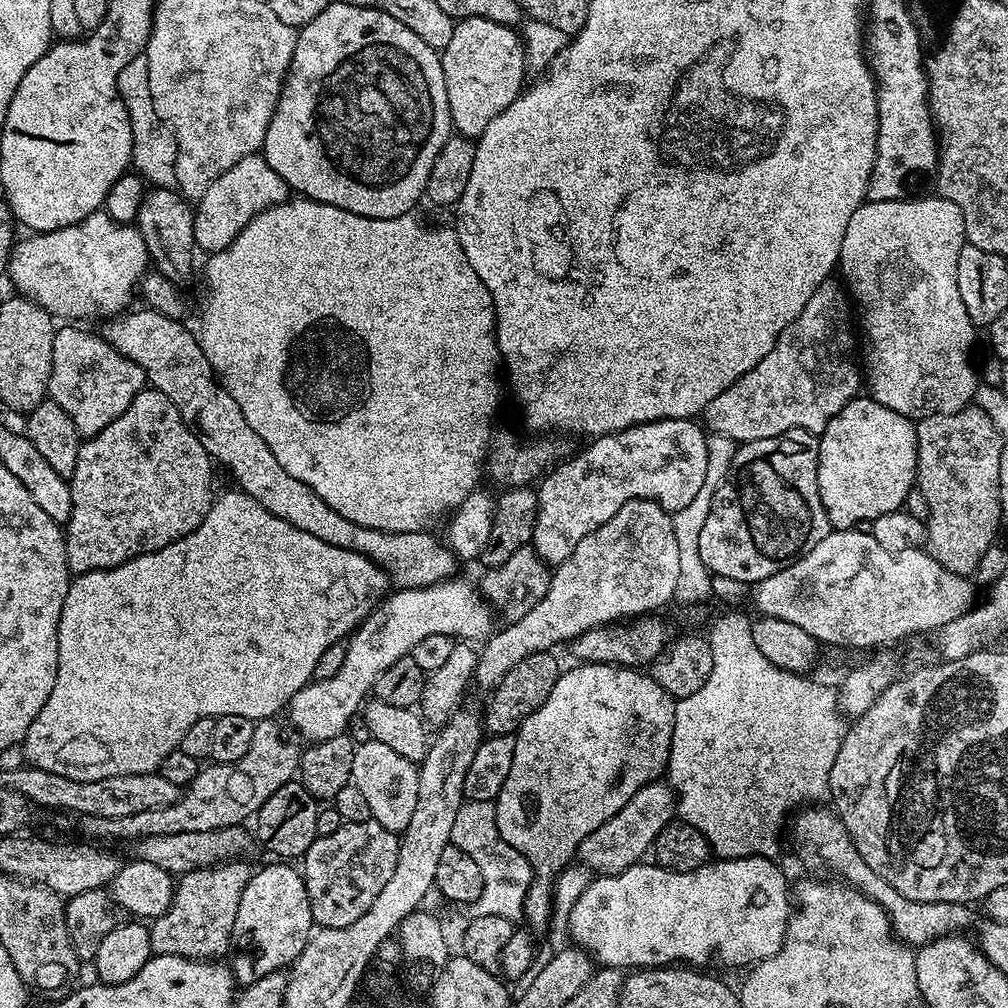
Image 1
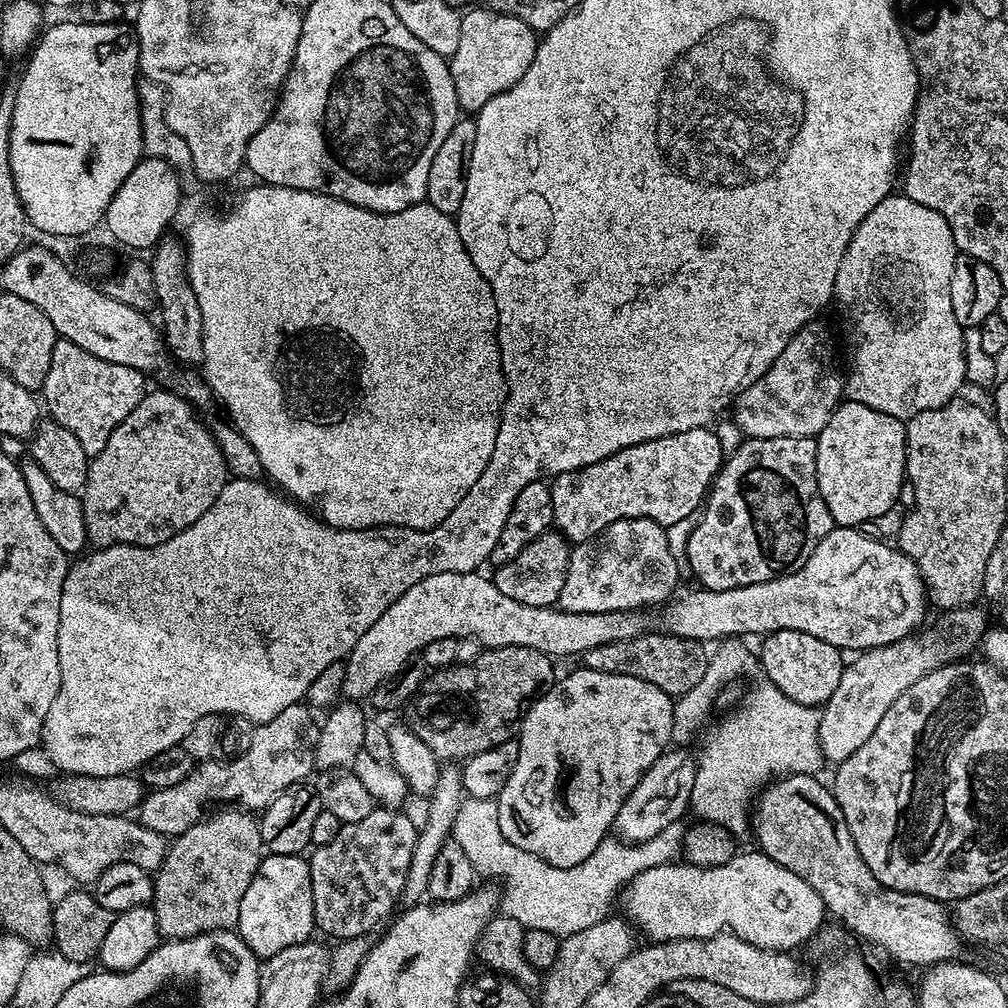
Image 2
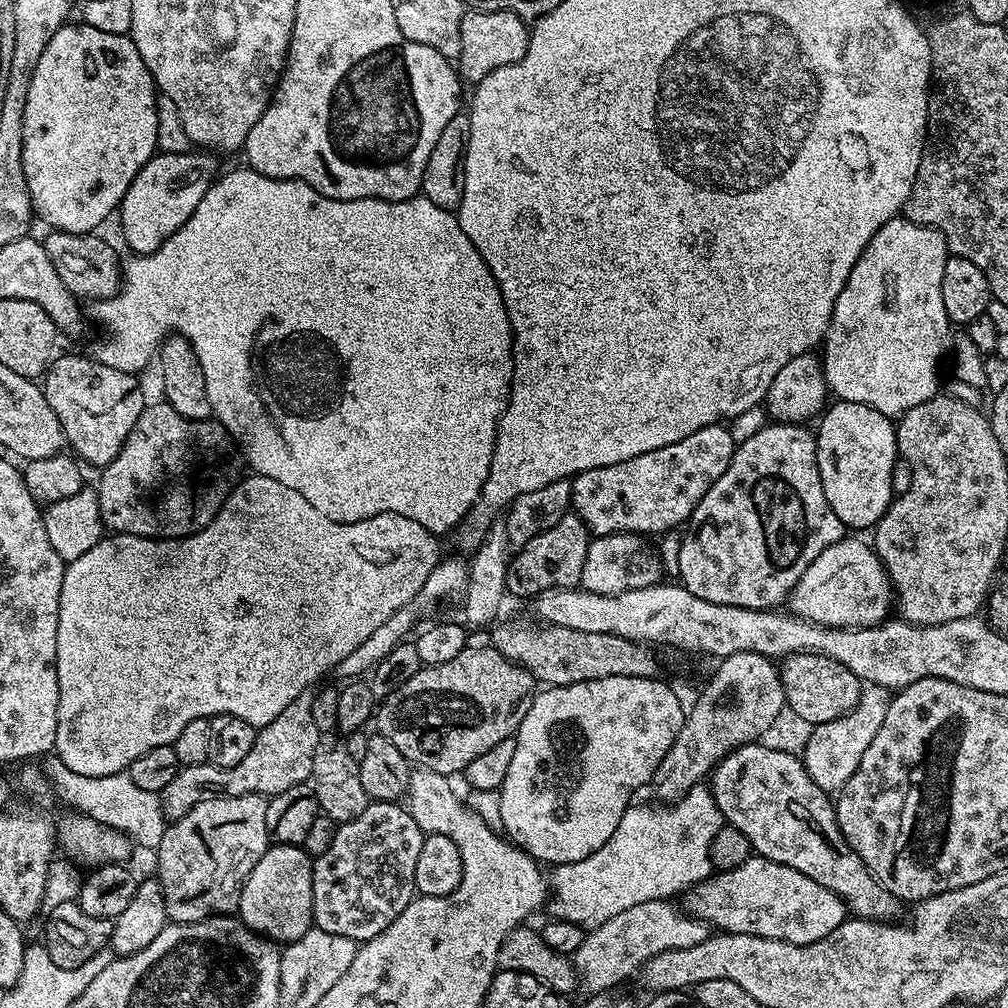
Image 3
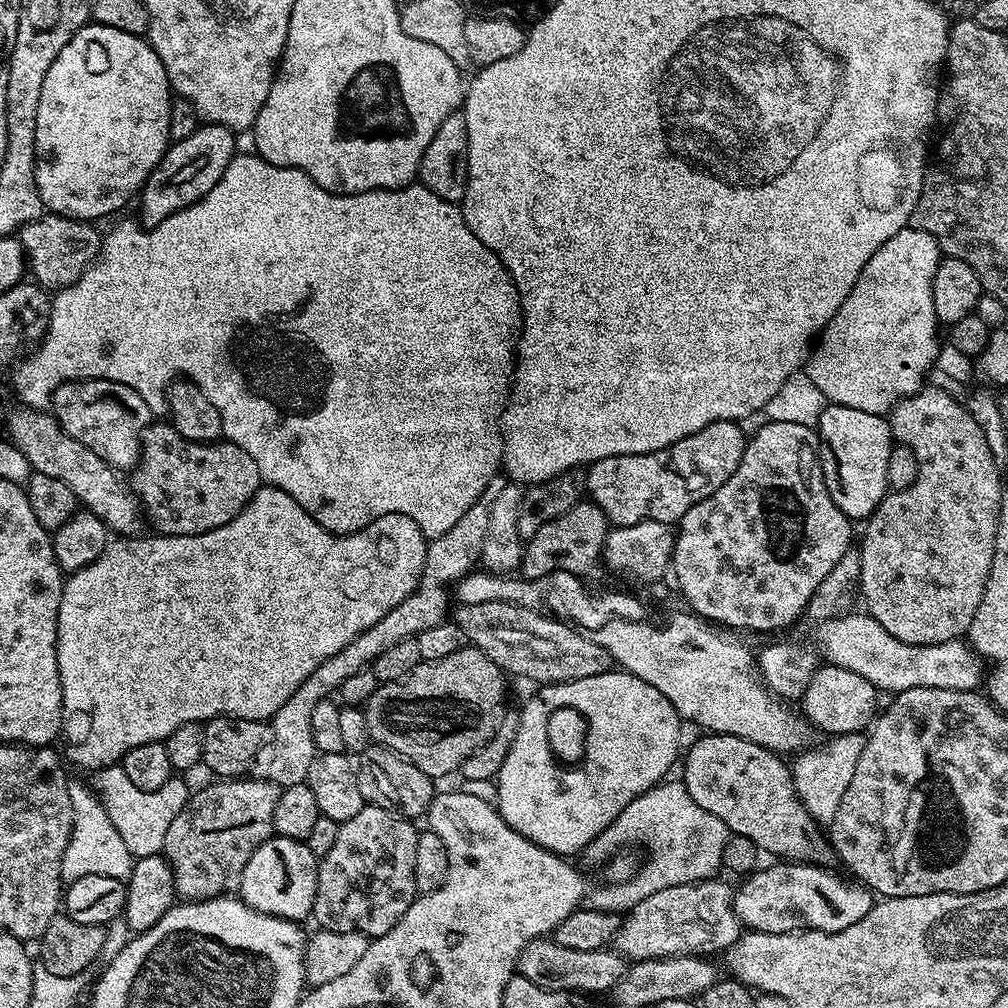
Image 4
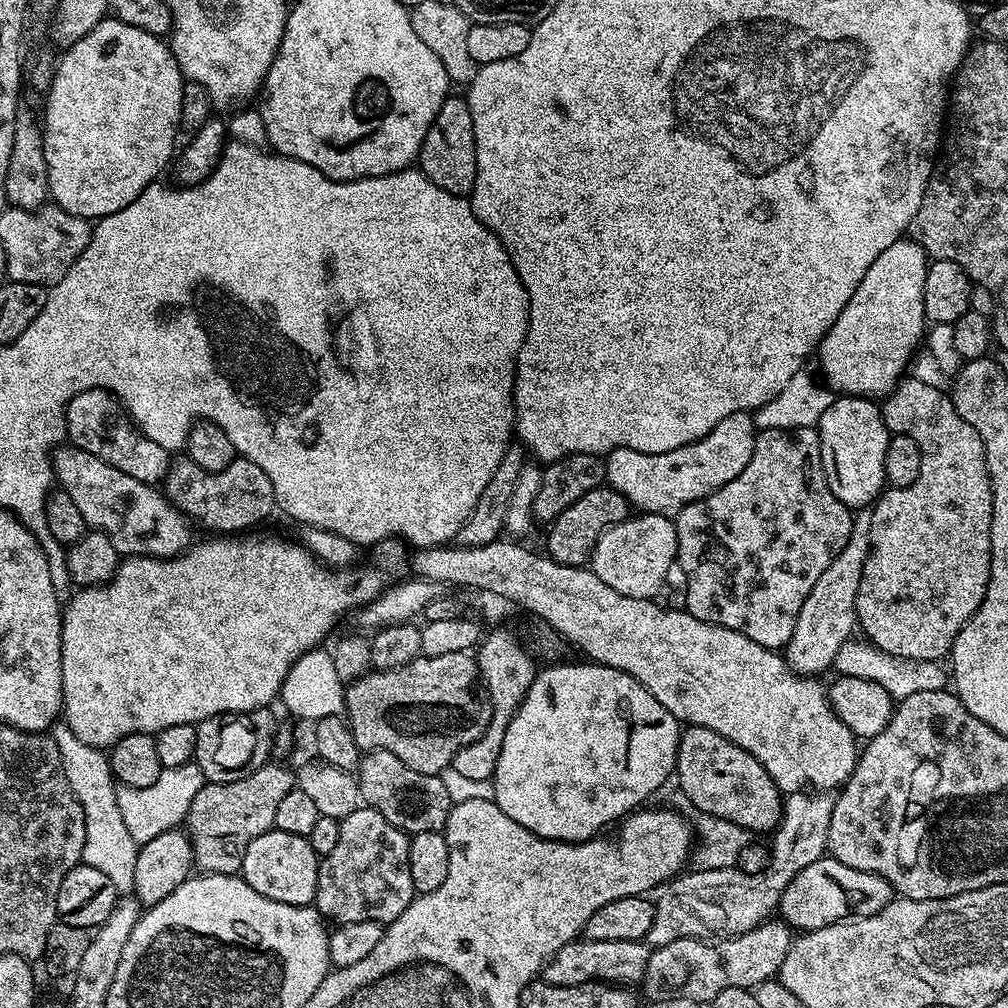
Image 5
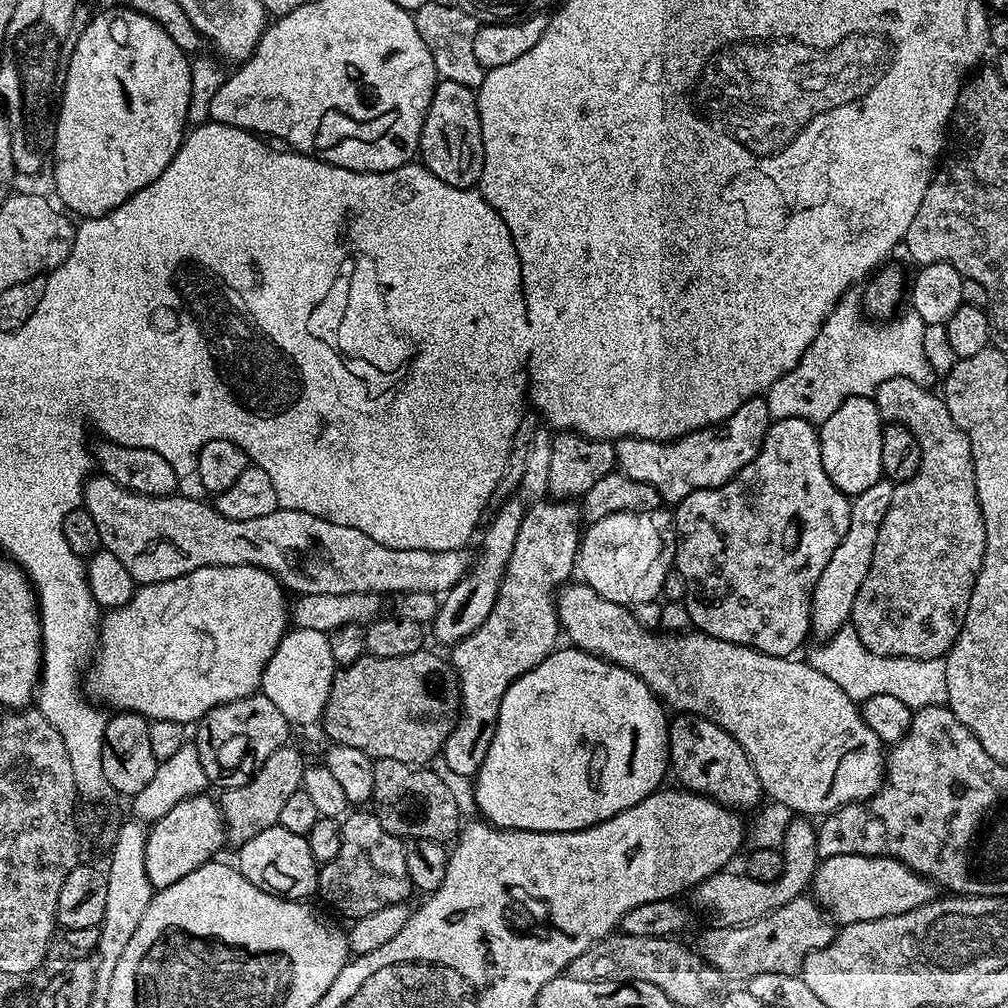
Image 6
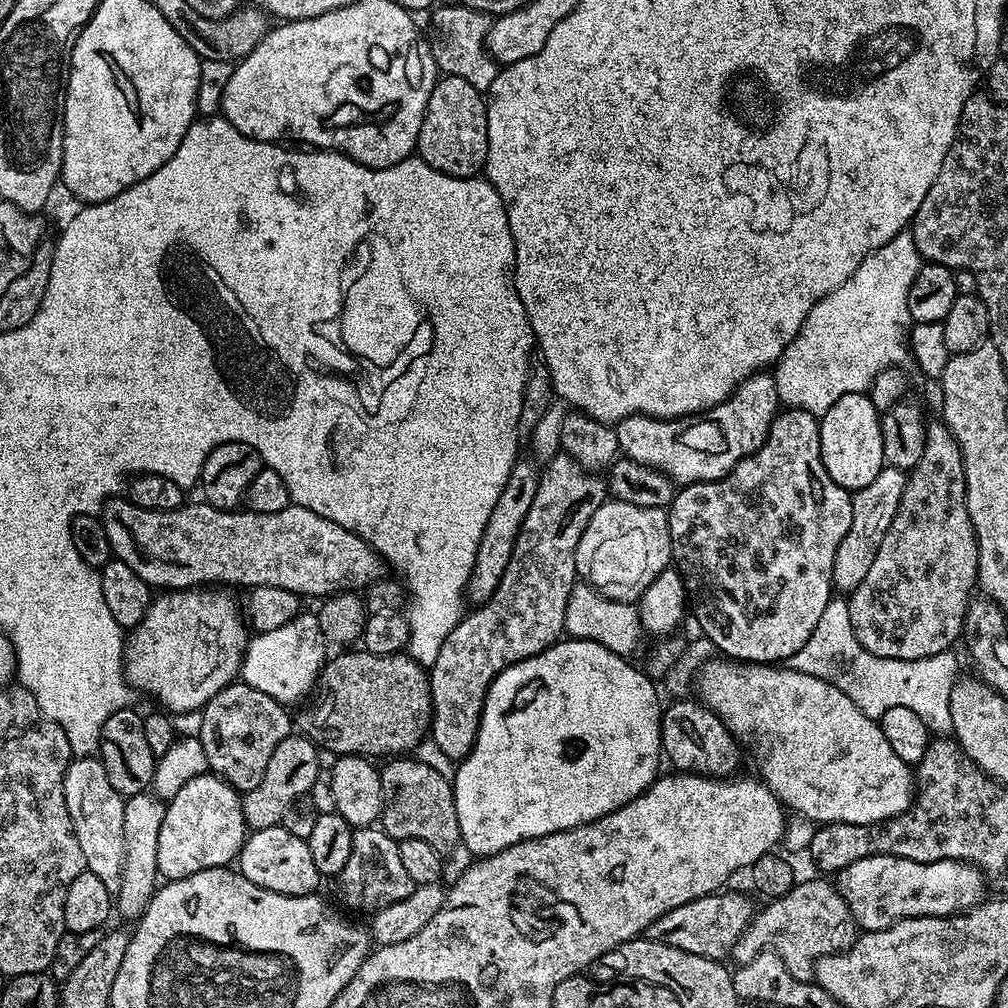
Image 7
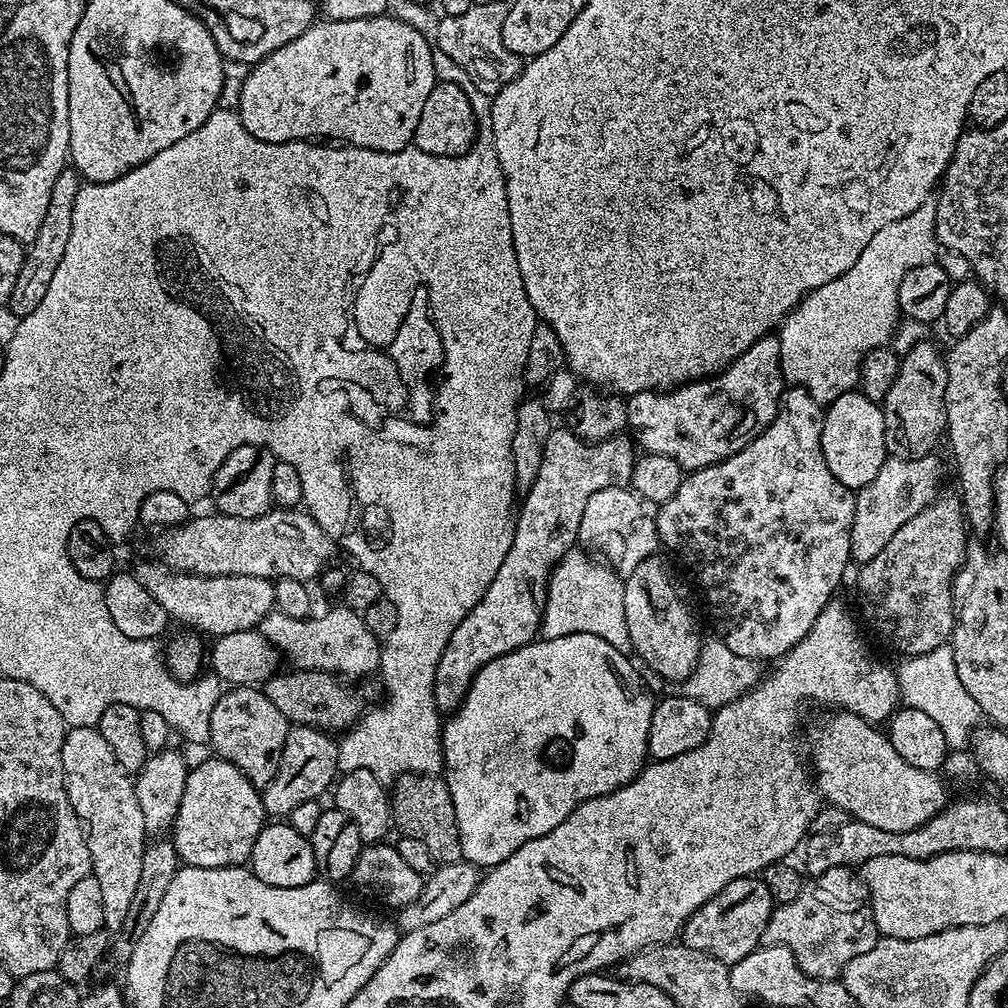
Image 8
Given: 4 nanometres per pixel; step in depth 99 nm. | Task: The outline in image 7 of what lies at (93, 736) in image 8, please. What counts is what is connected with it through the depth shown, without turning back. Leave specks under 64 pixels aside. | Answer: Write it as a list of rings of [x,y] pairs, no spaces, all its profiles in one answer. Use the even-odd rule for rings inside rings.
[[[95,755],[81,756],[69,763],[64,775],[64,797],[78,846],[82,846],[85,869],[98,874],[98,878],[102,878],[106,884],[106,890],[115,894],[120,885],[126,854],[126,842],[122,834],[125,797],[120,796],[114,786],[110,786],[106,766]]]

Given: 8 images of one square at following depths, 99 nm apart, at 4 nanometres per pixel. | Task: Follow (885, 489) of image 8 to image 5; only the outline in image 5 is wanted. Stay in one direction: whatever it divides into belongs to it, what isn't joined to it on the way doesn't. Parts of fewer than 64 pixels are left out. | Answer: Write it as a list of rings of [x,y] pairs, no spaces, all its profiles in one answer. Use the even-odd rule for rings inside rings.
[[[860,510],[855,513],[852,522],[852,533],[842,546],[840,553],[822,570],[822,578],[814,582],[814,590],[806,594],[806,602],[802,602],[802,610],[798,610],[798,618],[794,626],[794,634],[790,642],[785,644],[782,655],[785,661],[798,674],[813,678],[823,677],[823,672],[833,667],[839,648],[848,640],[853,639],[857,631],[856,599],[858,598],[858,582],[862,582],[862,570],[868,557],[870,542],[870,522],[872,513]]]

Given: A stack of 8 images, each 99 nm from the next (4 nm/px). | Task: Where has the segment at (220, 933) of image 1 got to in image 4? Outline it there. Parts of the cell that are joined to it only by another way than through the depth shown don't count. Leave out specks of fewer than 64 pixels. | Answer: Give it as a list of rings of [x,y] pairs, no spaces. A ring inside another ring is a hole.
[[[220,778],[212,783],[216,784],[208,784],[201,792],[193,791],[189,795],[186,806],[178,810],[178,818],[174,818],[170,830],[166,830],[162,855],[172,866],[176,895],[184,902],[212,900],[215,896],[235,893],[240,886],[242,870],[246,870],[246,862],[250,862],[254,850],[274,835],[274,806],[278,806],[282,791],[277,784],[255,778]]]

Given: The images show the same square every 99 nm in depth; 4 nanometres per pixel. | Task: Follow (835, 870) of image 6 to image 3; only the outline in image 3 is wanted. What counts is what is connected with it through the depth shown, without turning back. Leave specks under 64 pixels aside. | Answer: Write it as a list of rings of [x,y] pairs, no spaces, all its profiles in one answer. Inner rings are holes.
[[[752,854],[740,866],[725,872],[717,871],[700,881],[695,887],[683,893],[683,911],[688,915],[703,920],[705,924],[724,934],[750,934],[758,938],[781,940],[791,944],[809,944],[826,938],[846,918],[844,903],[826,886],[818,886],[814,878],[806,878],[806,874],[798,874],[798,870],[790,870],[790,866],[782,866],[764,856]]]

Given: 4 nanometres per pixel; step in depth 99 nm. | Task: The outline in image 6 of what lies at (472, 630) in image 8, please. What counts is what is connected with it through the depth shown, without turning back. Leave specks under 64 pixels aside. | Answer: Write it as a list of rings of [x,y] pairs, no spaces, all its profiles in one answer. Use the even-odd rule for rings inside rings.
[[[555,498],[527,505],[522,526],[518,526],[518,538],[514,538],[514,554],[510,554],[510,562],[500,576],[494,610],[474,634],[451,645],[451,671],[460,689],[462,711],[444,743],[442,763],[458,774],[472,778],[480,771],[486,754],[490,754],[502,694],[519,676],[545,660],[557,647],[556,639],[562,636],[556,598],[558,589],[577,567],[582,537],[582,512],[574,505]]]

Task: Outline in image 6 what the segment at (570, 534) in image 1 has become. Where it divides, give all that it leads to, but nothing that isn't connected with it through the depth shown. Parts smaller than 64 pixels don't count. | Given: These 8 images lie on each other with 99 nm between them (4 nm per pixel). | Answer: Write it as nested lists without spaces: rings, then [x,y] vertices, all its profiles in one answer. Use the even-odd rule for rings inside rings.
[[[767,399],[747,400],[742,402],[742,406],[738,406],[738,410],[734,410],[734,414],[722,423],[711,424],[709,428],[700,428],[697,432],[679,436],[677,440],[639,440],[633,436],[627,436],[625,440],[615,441],[616,468],[625,472],[630,478],[634,478],[634,482],[642,482],[653,488],[665,505],[675,506],[687,498],[691,492],[717,488],[726,481],[733,480],[758,454],[768,433],[769,423]]]

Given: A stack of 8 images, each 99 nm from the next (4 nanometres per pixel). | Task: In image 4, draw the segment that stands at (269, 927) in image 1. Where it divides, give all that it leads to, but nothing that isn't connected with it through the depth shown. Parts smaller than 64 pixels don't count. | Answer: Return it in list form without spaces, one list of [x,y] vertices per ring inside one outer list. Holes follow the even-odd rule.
[[[273,835],[271,840],[262,842],[262,846],[254,850],[250,862],[246,862],[238,889],[239,899],[267,916],[307,921],[312,915],[316,897],[317,867],[318,857],[308,849],[305,841]]]

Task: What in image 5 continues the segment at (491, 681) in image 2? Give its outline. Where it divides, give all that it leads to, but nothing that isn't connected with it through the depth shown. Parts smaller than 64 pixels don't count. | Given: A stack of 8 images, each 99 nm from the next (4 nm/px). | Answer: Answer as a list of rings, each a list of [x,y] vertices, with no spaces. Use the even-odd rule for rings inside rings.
[[[459,652],[441,654],[438,658],[421,654],[414,662],[406,662],[406,666],[385,672],[373,670],[368,675],[351,681],[344,693],[344,712],[354,742],[365,753],[389,751],[411,770],[439,776],[443,768],[451,765],[454,754],[458,754],[462,746],[470,746],[470,742],[482,738],[486,726],[490,726],[492,707],[482,695],[482,688],[478,683],[475,655]]]

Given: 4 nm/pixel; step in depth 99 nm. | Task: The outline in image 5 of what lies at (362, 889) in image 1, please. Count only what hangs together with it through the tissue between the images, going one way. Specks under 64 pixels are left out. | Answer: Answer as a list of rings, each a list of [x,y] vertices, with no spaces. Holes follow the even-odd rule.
[[[359,806],[340,821],[334,850],[319,861],[314,907],[325,921],[337,925],[350,922],[393,924],[417,895],[410,882],[407,832],[395,828],[376,809]]]

